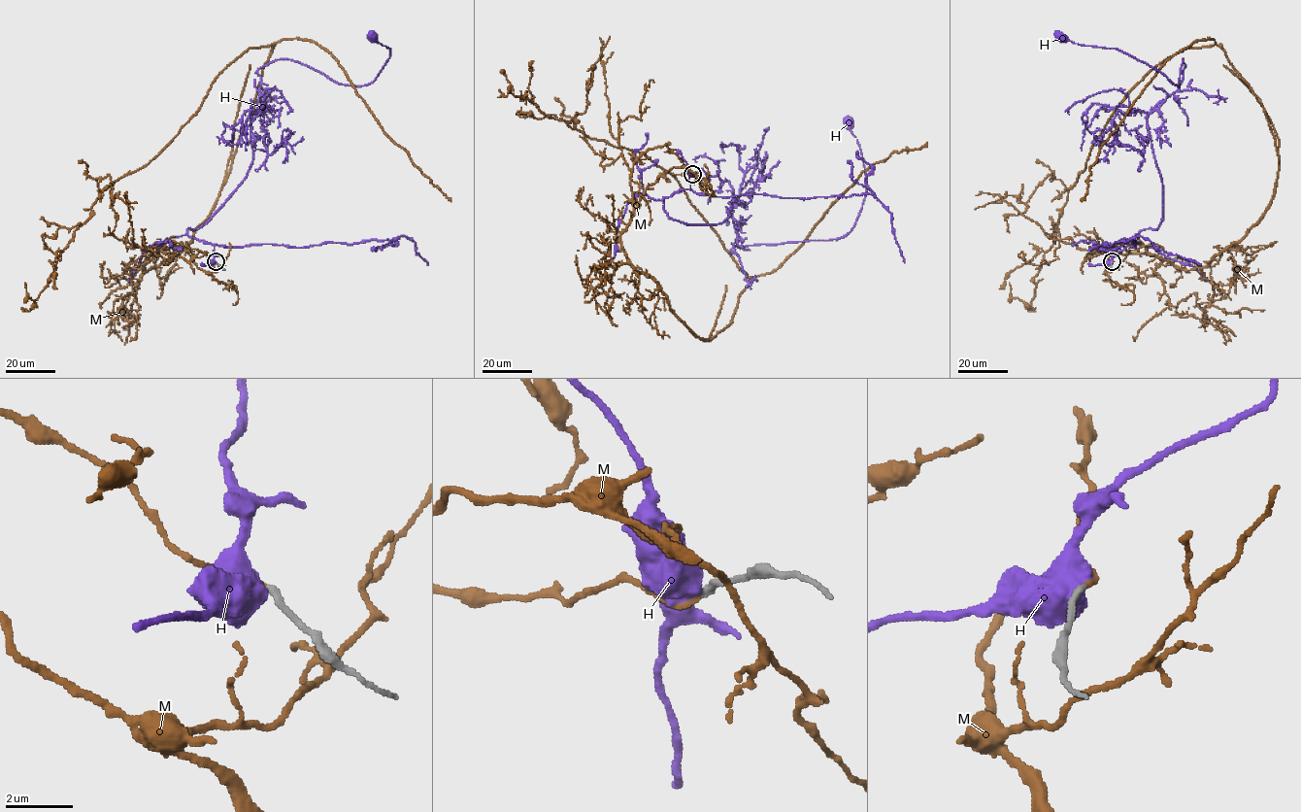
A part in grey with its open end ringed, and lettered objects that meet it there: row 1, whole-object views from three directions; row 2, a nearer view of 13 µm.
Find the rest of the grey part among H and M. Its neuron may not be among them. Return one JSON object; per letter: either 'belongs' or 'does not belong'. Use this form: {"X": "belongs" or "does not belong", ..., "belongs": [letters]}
{"H": "does not belong", "M": "belongs", "belongs": ["M"]}

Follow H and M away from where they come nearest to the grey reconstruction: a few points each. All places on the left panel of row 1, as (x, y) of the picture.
H: (216, 262), (214, 245), (187, 229), (244, 179), (257, 70), (290, 59), (369, 84), (389, 56), (371, 37)
M: (216, 262), (168, 240), (144, 267), (215, 205), (271, 44), (100, 193), (34, 304), (25, 283)

